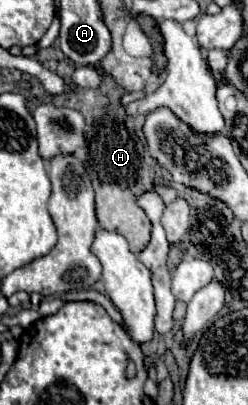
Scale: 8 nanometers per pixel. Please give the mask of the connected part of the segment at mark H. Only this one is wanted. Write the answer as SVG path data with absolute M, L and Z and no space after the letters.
M105 114L103 118L93 122L89 142L89 178L93 182L95 190L95 212L99 226L121 234L127 242L133 254L139 254L147 244L151 236L151 222L147 220L145 212L135 204L135 196L143 194L149 186L149 166L145 164L145 144L137 138L133 130L127 128L127 124L121 118L115 118L111 114Z

